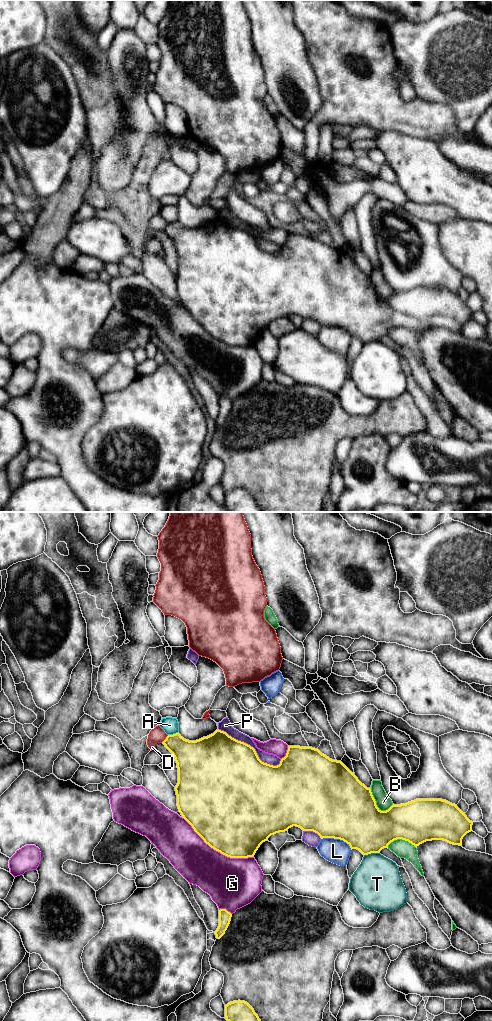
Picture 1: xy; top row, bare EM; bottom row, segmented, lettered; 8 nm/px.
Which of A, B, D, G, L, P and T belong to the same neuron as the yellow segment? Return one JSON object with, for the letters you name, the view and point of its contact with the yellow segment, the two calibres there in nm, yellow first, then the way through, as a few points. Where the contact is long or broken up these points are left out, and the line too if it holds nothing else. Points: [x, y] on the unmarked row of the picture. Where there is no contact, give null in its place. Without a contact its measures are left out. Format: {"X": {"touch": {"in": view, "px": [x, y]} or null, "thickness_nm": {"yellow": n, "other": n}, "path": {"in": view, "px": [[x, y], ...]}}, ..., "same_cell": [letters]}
{"same_cell": []}

